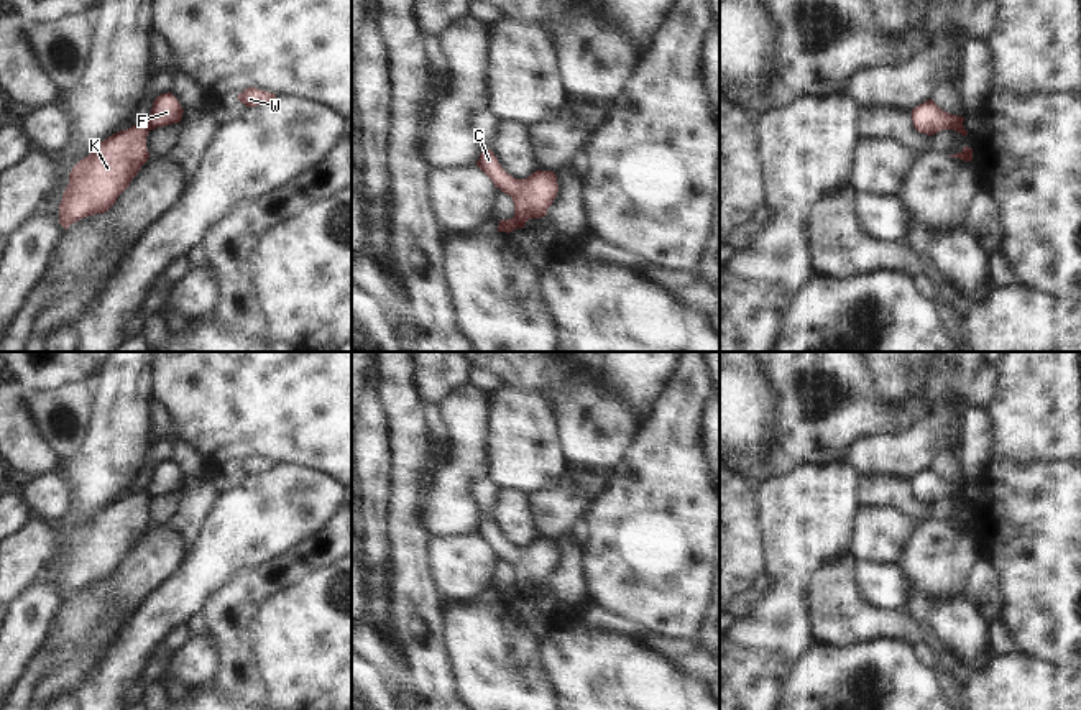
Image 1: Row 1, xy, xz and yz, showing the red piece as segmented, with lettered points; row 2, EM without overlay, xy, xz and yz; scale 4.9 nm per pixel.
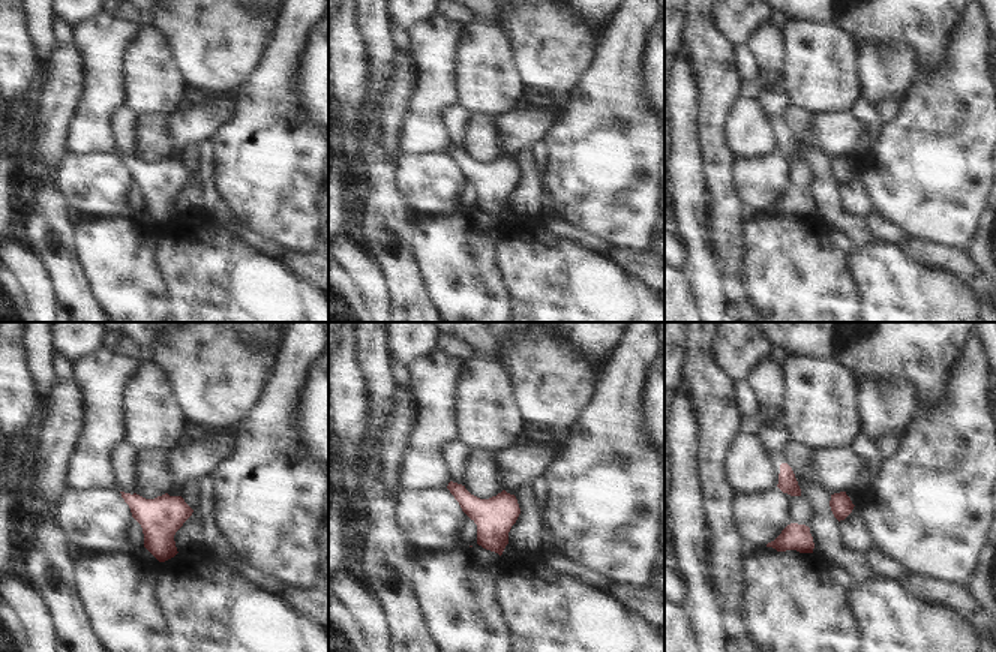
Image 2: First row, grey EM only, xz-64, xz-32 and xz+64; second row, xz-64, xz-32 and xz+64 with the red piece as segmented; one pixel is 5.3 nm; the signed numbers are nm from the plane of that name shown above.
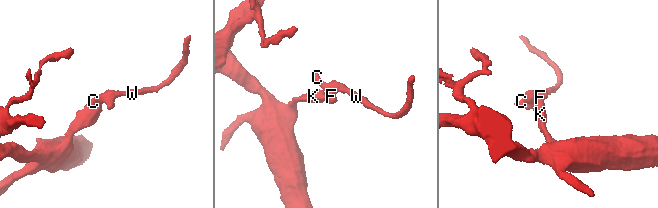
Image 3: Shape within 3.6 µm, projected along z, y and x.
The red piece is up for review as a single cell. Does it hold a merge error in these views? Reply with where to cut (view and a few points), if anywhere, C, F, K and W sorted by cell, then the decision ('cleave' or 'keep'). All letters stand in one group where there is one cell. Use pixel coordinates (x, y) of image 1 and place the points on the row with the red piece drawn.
cut in xz along (513, 217), (518, 227); C F W / K; cleave

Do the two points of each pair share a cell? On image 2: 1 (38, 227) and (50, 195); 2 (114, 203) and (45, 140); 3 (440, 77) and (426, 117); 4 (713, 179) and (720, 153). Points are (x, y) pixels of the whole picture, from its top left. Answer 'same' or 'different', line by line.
1: same
2: different
3: same
4: same

